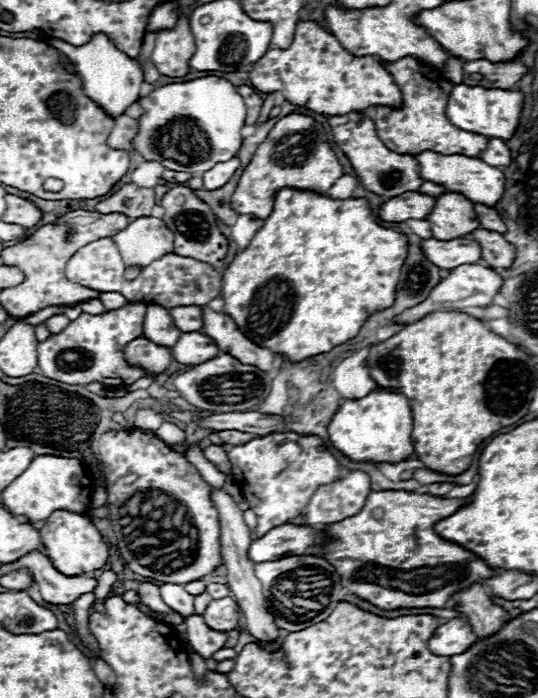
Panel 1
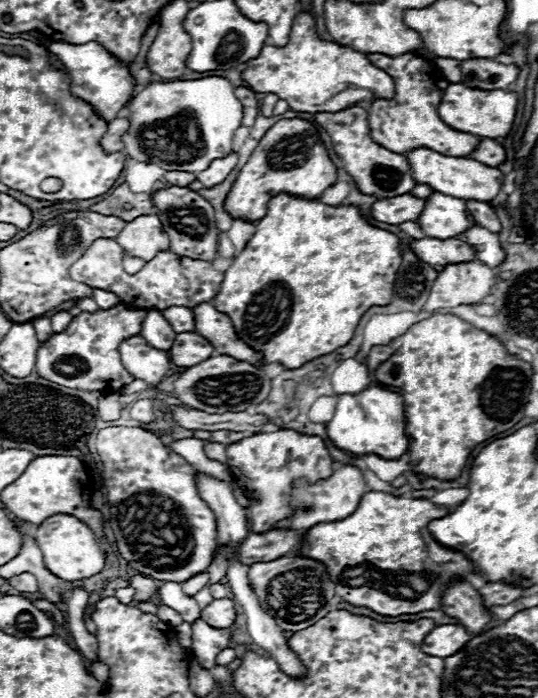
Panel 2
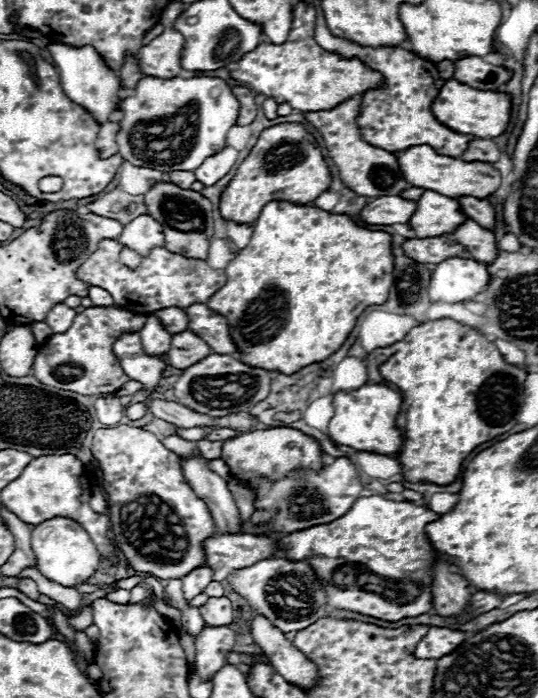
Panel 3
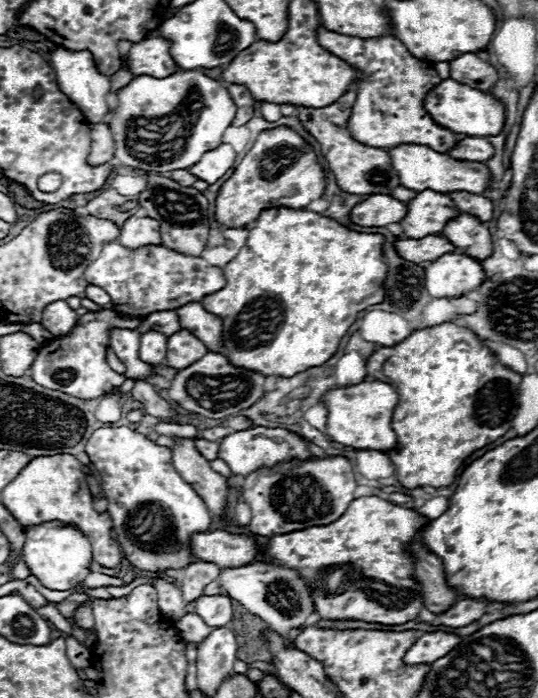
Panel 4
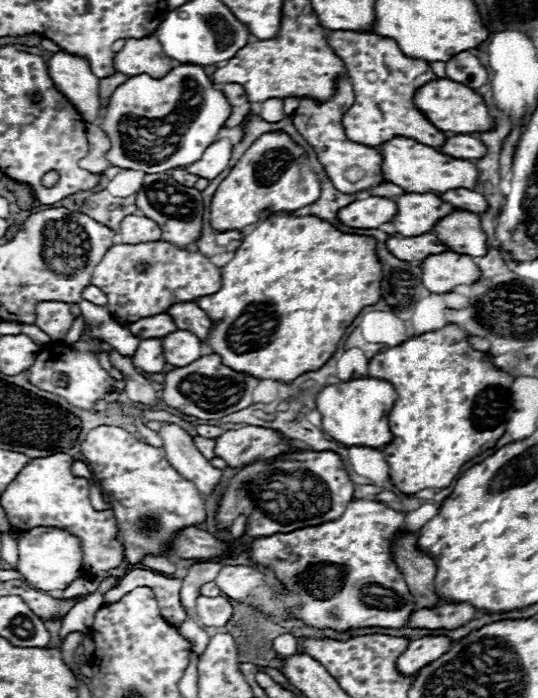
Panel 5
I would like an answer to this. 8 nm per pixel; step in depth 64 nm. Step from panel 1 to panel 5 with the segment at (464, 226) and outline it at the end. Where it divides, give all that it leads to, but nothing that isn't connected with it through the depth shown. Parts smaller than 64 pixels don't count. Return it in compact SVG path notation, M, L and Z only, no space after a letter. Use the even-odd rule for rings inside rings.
M404 194L394 200L398 204L398 214L392 224L402 236L428 234L440 222L440 218L456 210L438 194Z

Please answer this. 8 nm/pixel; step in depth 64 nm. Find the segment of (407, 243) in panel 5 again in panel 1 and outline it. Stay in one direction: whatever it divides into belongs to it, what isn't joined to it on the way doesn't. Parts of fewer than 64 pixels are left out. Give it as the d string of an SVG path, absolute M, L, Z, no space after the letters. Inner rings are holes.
M430 238L422 242L422 250L432 264L444 270L452 270L462 264L474 264L482 258L480 244L472 238L456 238L456 240Z

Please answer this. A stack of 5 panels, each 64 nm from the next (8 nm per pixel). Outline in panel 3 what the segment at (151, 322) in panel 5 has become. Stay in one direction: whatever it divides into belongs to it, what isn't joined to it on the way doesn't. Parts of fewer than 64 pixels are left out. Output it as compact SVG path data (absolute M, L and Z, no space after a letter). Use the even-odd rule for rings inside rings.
M164 308L164 310L158 310L156 316L164 322L164 328L172 334L178 334L180 330L188 330L188 314L182 310L182 308Z

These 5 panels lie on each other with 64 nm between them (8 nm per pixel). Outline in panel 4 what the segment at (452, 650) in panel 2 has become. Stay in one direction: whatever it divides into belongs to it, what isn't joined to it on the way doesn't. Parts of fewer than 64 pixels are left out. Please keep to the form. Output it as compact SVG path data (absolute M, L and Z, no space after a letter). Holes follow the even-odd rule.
M426 632L422 638L418 638L412 648L406 652L404 662L406 664L424 664L424 662L434 662L448 654L462 638L458 634L450 632Z

